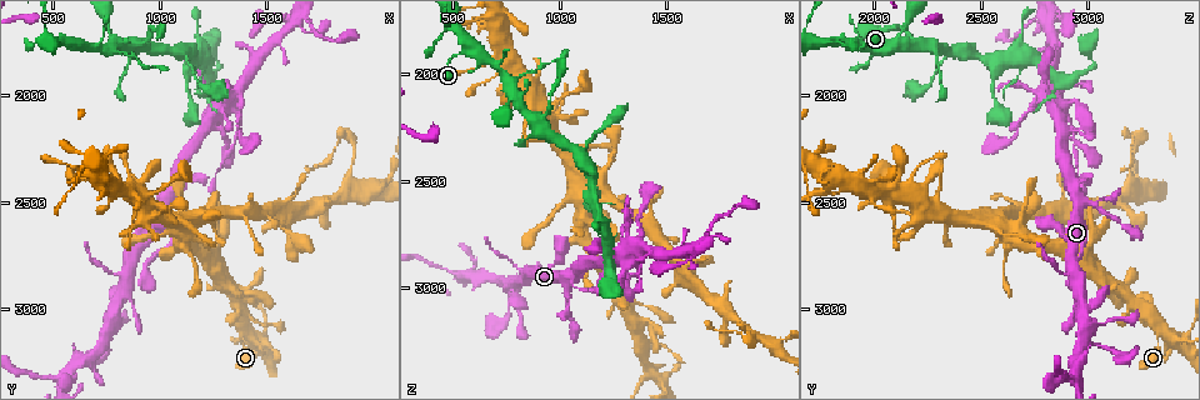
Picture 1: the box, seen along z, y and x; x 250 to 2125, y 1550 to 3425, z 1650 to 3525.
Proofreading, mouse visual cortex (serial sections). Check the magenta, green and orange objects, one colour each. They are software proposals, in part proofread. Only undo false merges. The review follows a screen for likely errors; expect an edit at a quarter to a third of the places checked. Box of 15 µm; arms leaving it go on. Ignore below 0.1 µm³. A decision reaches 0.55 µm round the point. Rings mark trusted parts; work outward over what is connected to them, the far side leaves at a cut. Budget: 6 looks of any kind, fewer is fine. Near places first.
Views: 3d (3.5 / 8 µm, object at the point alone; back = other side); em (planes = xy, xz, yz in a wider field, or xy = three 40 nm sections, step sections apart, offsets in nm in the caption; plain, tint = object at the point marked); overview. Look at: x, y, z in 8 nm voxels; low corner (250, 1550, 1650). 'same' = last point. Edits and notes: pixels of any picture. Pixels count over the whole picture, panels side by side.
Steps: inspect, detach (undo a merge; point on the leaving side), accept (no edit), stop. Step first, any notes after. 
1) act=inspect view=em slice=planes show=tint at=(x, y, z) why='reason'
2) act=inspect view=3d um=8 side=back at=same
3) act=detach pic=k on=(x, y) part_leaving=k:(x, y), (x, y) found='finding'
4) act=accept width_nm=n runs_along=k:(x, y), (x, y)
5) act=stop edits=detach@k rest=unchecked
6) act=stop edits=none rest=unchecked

act=inspect view=3d um=3.5 side=back at=(1600, 1670, 2820) why='four-way junction'

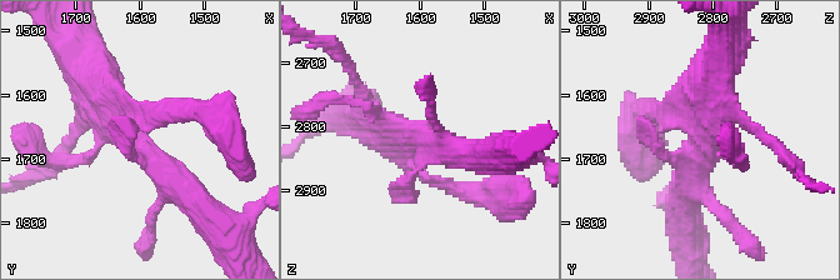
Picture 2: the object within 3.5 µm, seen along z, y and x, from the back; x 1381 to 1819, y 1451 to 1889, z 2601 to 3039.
act=inspect view=em slice=planes show=tint at=(1600, 1680, 2815)

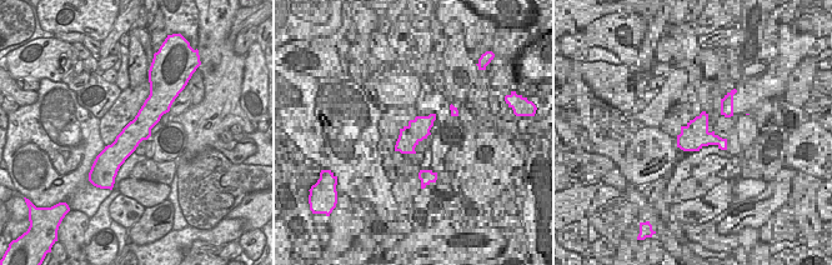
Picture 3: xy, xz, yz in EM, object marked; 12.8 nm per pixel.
act=inspect view=em slice=xy step=2 show=tint at=same why='another direction'

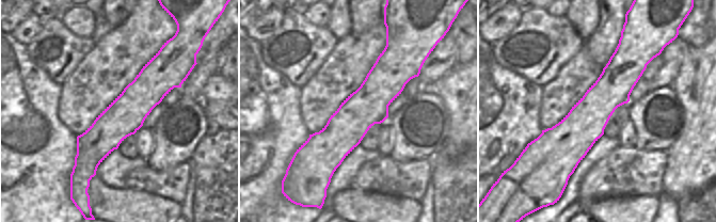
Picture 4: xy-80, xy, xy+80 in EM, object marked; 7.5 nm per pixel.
act=accept runs_along=4:(394, 50), (323, 172) found='continuous, no second cell'

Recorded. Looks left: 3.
act=inspect view=3d um=3.5 side=back at=(1400, 3100, 3340)

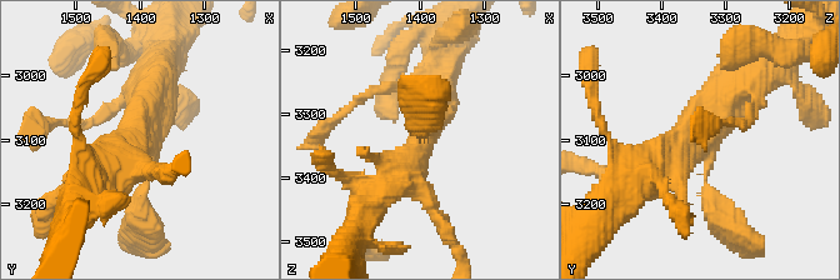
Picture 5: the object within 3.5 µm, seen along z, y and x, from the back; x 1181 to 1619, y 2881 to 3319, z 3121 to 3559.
act=inspect view=em slice=xy step=1 show=tint at=(1400, 3105, 3350) arms=3 arm_widths_nm=300,450,500 why='now the EM'

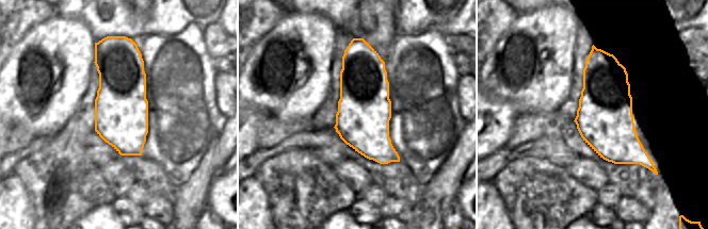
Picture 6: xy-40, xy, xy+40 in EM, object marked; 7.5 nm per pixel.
act=accept runs_along=5:(420, 121), (428, 138), (370, 199) found='continuous, no second cell'

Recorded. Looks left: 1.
act=stop edits=none rest=unchecked

